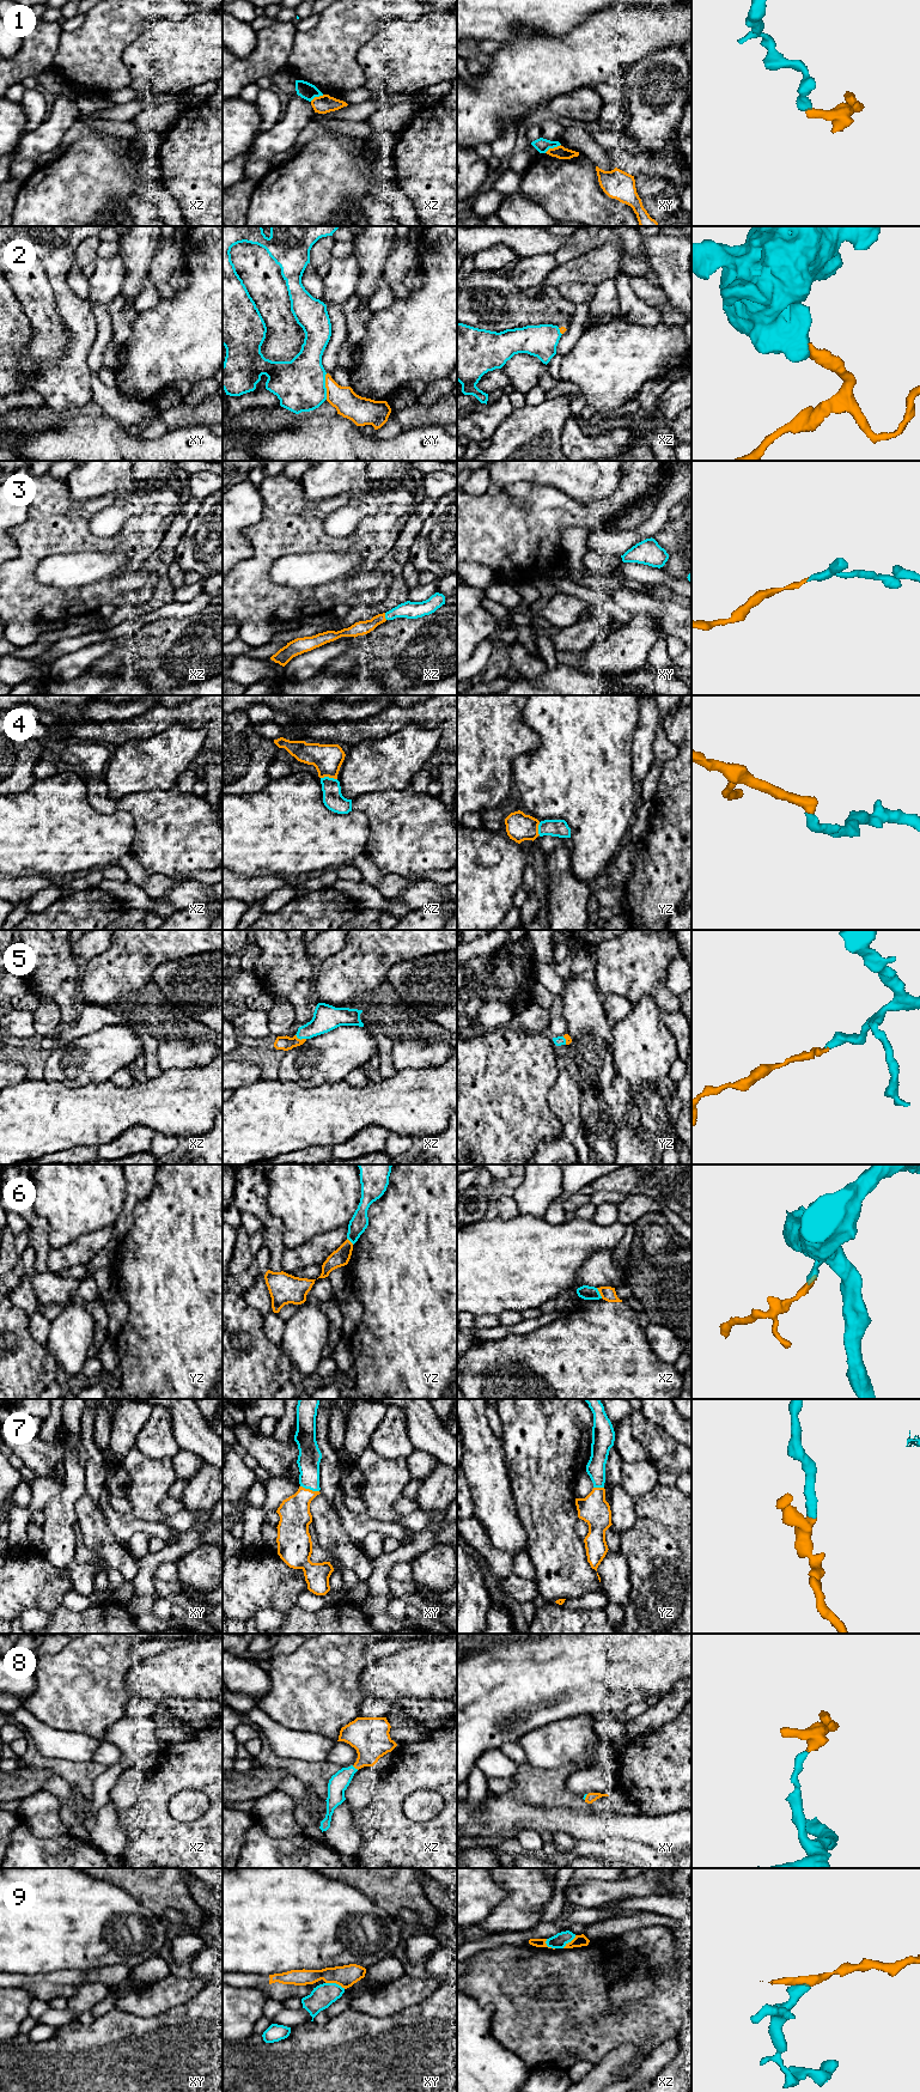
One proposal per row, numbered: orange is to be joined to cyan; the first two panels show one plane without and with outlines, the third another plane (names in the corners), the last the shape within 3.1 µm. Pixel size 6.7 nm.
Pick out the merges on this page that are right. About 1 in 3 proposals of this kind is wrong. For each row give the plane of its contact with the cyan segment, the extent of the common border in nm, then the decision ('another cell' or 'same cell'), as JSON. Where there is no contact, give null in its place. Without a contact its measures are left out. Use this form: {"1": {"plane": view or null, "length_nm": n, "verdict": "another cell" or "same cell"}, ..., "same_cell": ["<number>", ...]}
{"1": {"plane": "xy", "length_nm": 130, "verdict": "another cell"}, "2": {"plane": "xy", "length_nm": 180, "verdict": "another cell"}, "3": {"plane": "xz", "length_nm": 50, "verdict": "same cell"}, "4": {"plane": "xz", "length_nm": 110, "verdict": "same cell"}, "5": {"plane": "xz", "length_nm": 80, "verdict": "same cell"}, "6": {"plane": "xz", "length_nm": 80, "verdict": "another cell"}, "7": {"plane": "xy", "length_nm": 130, "verdict": "same cell"}, "8": {"plane": "xz", "length_nm": 50, "verdict": "same cell"}, "9": {"plane": "xy", "length_nm": 140, "verdict": "another cell"}, "same_cell": ["3", "4", "5", "7", "8"]}

